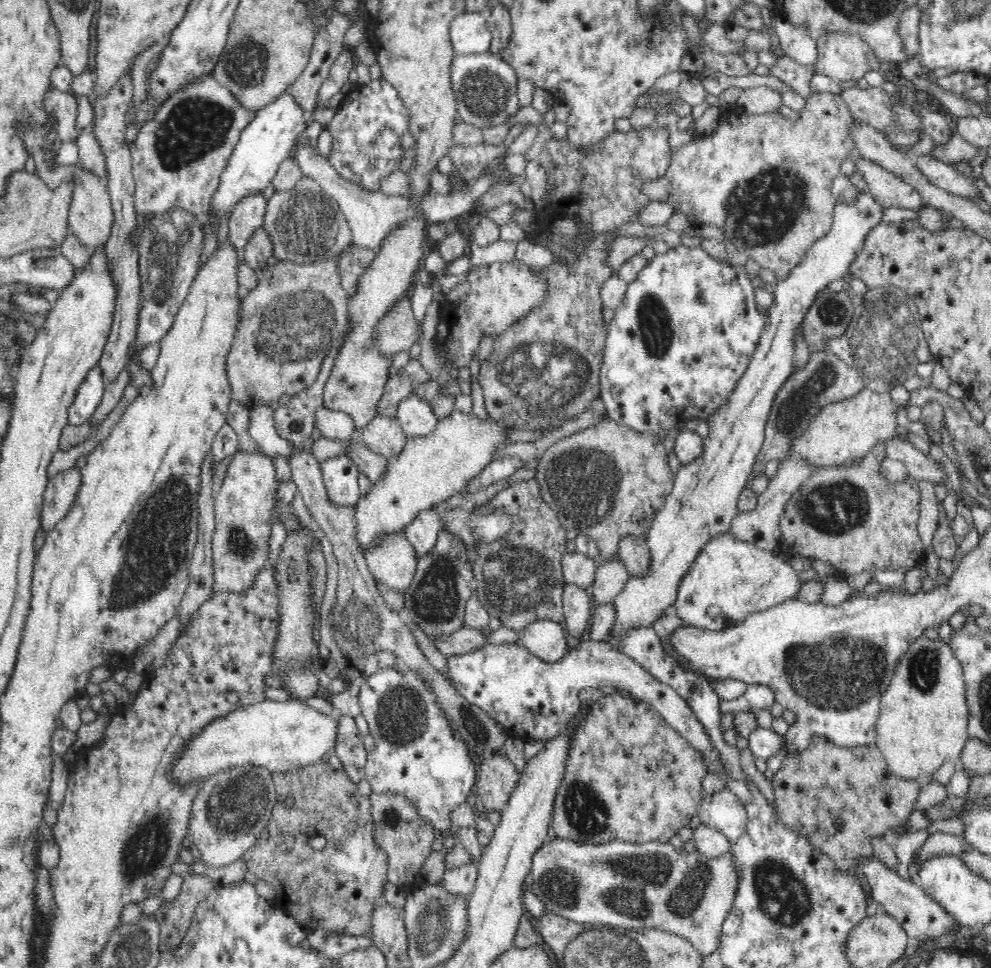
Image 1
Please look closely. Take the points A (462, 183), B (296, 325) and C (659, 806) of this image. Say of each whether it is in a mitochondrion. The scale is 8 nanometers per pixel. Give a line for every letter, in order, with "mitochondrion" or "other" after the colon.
A: other
B: mitochondrion
C: other

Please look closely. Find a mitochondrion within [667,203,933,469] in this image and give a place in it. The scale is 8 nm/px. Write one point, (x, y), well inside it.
(795, 406)

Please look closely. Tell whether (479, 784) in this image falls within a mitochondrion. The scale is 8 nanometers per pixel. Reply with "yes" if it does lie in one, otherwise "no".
no

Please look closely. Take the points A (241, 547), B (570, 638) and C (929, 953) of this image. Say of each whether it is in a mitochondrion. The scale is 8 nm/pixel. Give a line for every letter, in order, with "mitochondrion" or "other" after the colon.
A: mitochondrion
B: other
C: other

